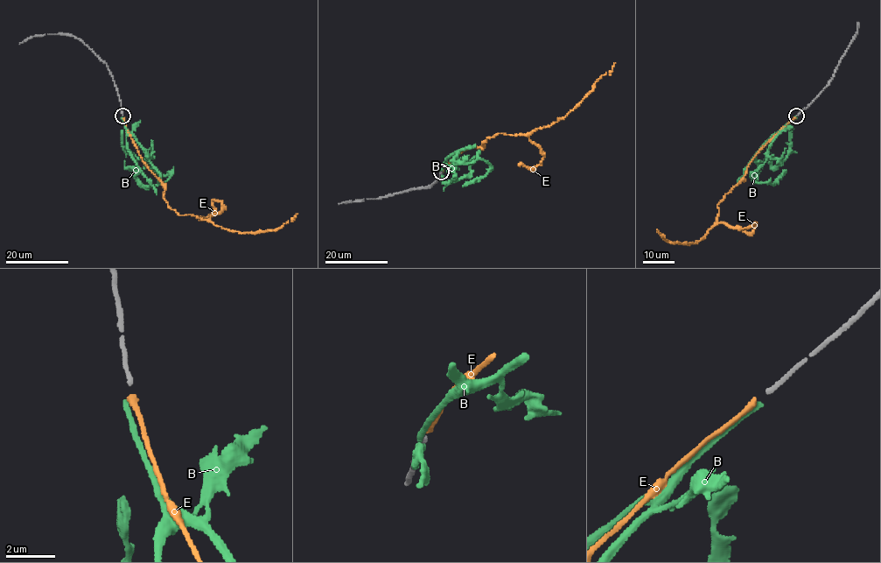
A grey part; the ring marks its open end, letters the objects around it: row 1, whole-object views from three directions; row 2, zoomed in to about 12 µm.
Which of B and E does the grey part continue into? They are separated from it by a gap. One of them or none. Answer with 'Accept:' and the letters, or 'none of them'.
Accept: E

